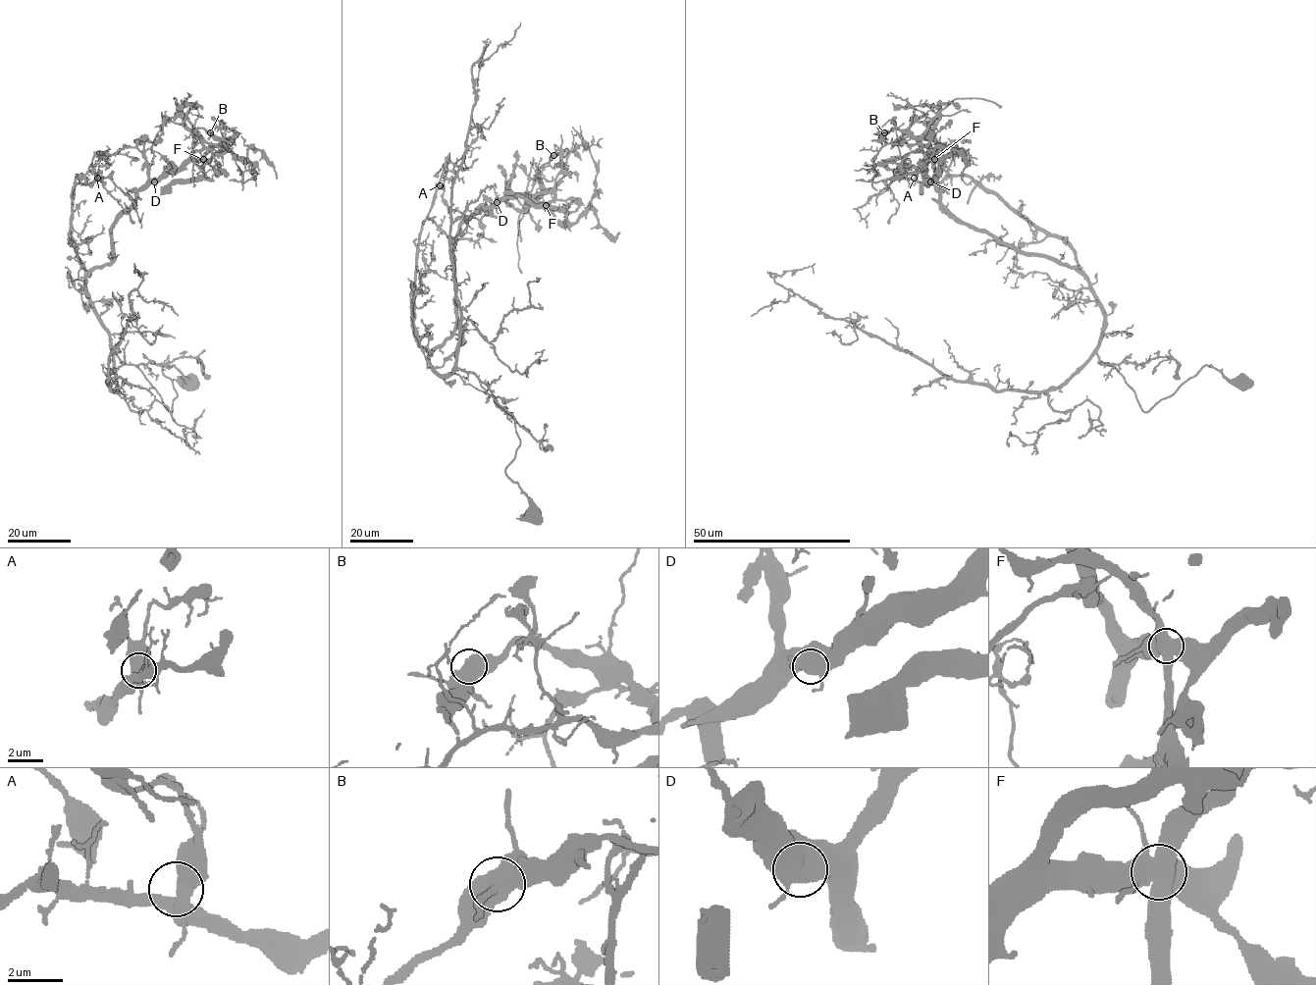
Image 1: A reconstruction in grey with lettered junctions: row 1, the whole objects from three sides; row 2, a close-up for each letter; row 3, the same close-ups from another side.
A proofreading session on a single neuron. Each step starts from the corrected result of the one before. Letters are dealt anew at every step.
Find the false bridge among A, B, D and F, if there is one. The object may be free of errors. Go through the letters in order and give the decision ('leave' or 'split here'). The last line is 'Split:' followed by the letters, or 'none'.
A: leave
B: leave
D: leave
F: leave
Split: none

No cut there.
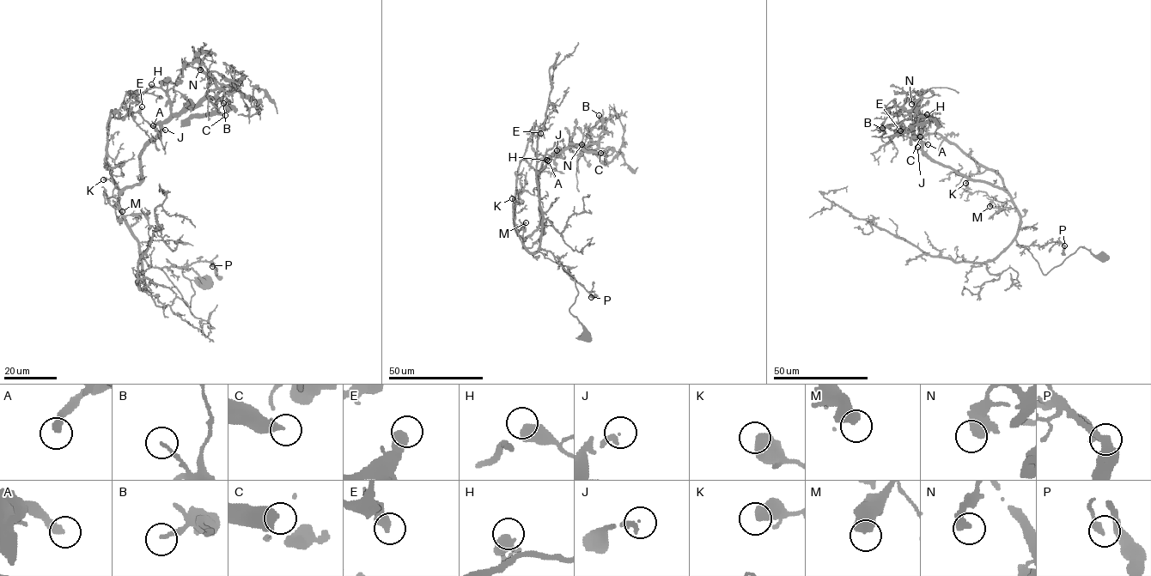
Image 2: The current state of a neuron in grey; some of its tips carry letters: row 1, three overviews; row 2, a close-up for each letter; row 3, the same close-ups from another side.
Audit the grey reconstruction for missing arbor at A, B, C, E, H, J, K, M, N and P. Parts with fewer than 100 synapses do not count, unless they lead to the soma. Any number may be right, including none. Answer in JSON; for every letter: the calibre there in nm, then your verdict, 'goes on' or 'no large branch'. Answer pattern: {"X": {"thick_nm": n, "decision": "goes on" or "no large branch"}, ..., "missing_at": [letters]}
{"A": {"thick_nm": 320, "decision": "no large branch"}, "B": {"thick_nm": 140, "decision": "no large branch"}, "C": {"thick_nm": 360, "decision": "goes on"}, "E": {"thick_nm": 500, "decision": "no large branch"}, "H": {"thick_nm": 400, "decision": "no large branch"}, "J": {"thick_nm": 240, "decision": "no large branch"}, "K": {"thick_nm": 550, "decision": "no large branch"}, "M": {"thick_nm": 550, "decision": "no large branch"}, "N": {"thick_nm": 360, "decision": "no large branch"}, "P": {"thick_nm": 280, "decision": "no large branch"}, "missing_at": ["C"]}

